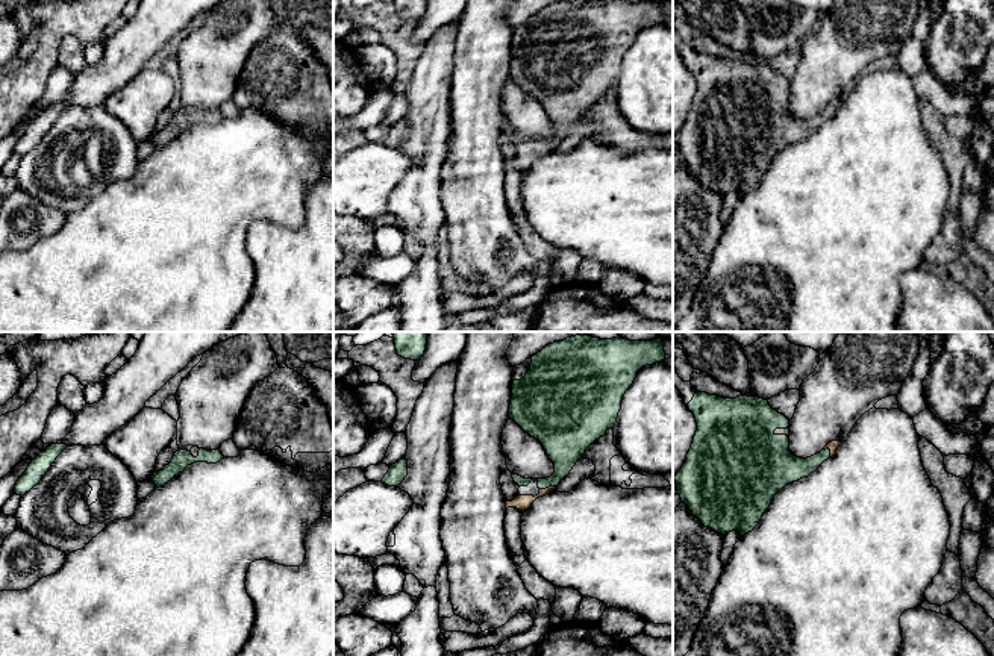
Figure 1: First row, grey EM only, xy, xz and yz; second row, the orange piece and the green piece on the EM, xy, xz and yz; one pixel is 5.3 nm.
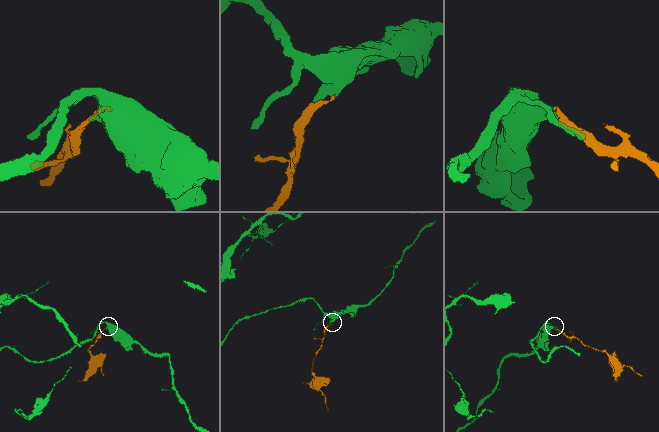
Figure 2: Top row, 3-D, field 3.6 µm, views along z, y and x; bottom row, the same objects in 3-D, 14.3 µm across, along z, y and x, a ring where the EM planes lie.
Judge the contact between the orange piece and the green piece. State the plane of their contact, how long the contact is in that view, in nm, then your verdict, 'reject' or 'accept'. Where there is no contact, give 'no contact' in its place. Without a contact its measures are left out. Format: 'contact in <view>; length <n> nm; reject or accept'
contact in xz; length 90 nm; accept

